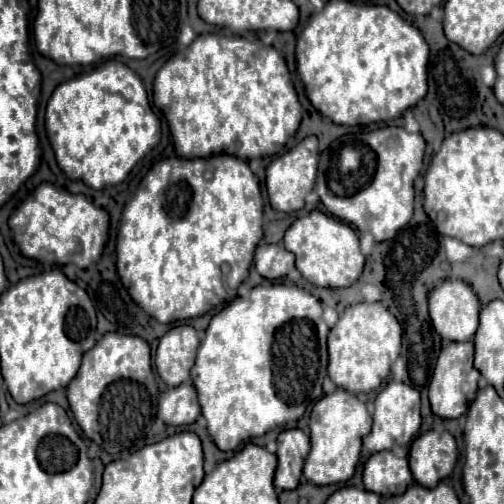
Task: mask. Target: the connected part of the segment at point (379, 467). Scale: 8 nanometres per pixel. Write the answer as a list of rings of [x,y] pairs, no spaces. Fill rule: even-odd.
[[[379,451],[365,463],[363,483],[365,489],[389,497],[403,493],[413,483],[413,475],[405,457],[397,457],[391,451]]]

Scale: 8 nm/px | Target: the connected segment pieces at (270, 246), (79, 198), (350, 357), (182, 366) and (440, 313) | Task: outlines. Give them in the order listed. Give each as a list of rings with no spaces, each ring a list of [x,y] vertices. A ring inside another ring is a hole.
[[[263,243],[255,249],[255,267],[265,279],[281,279],[289,273],[295,263],[293,253],[289,253],[279,243]]]
[[[41,183],[16,208],[9,219],[9,227],[25,257],[55,265],[75,263],[85,269],[95,265],[103,253],[109,233],[109,213],[81,193],[75,195],[53,183]]]
[[[357,303],[343,311],[337,325],[329,331],[329,377],[331,381],[351,393],[369,393],[377,389],[389,375],[391,363],[401,351],[401,325],[383,303]]]
[[[177,325],[171,331],[167,331],[161,337],[155,355],[159,377],[169,387],[189,381],[189,371],[195,363],[197,349],[199,337],[191,325]]]
[[[445,279],[429,293],[429,315],[437,333],[451,341],[473,339],[479,323],[479,297],[461,279]]]

